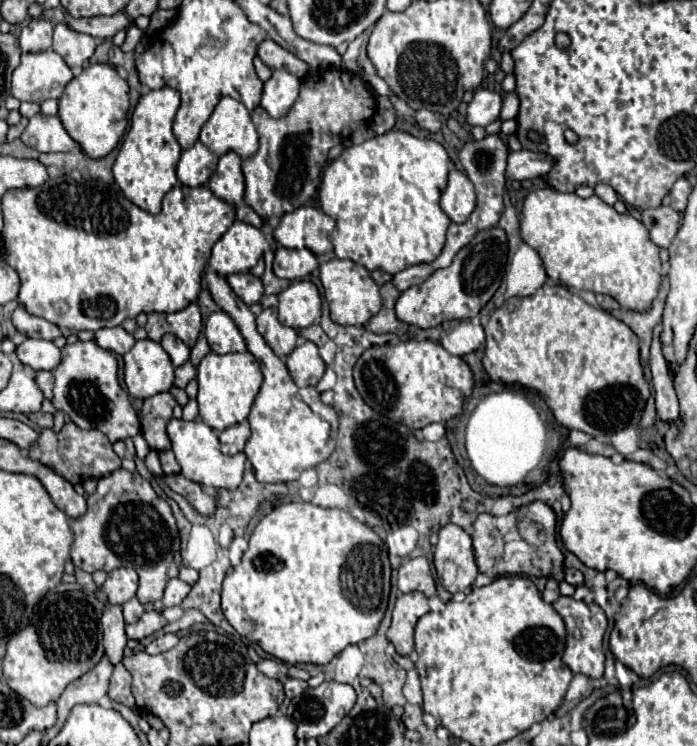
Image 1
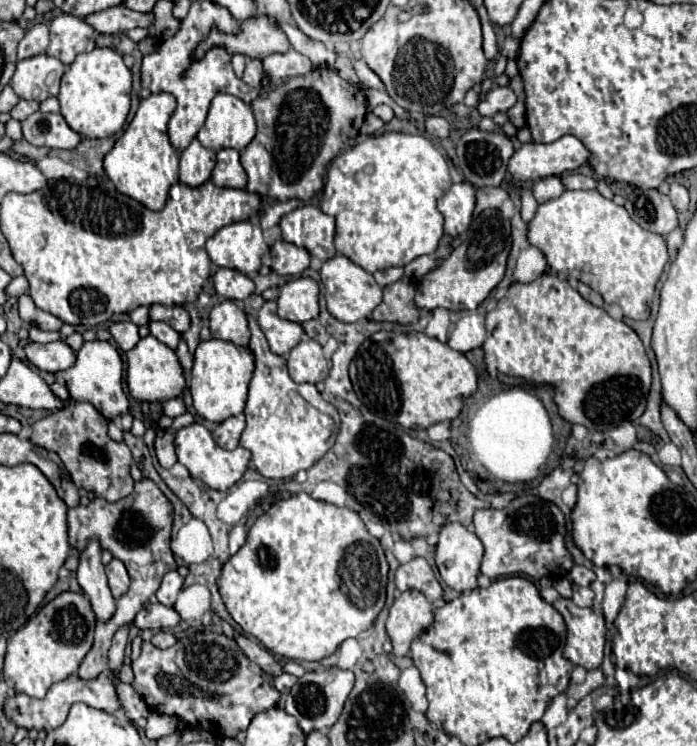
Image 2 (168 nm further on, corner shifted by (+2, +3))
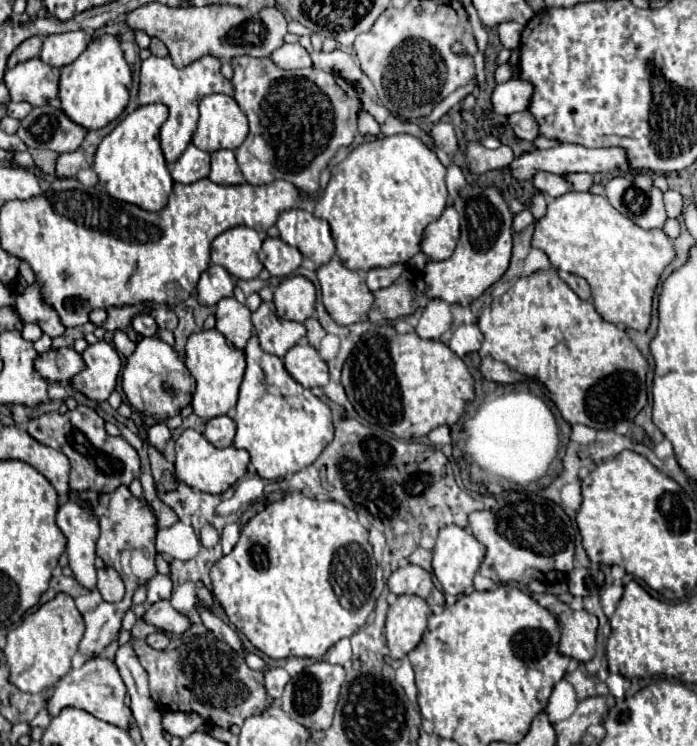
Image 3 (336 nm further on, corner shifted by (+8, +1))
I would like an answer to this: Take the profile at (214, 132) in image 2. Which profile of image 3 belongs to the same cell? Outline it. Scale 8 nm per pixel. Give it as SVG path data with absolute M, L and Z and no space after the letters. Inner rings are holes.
M208 95L200 101L200 121L192 143L202 151L238 149L248 135L248 119L228 95Z

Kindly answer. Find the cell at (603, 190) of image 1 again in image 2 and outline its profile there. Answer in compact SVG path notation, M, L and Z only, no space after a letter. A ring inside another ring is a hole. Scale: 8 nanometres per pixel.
M570 173L560 177L564 189L596 189L596 179L594 177L586 177L580 173Z

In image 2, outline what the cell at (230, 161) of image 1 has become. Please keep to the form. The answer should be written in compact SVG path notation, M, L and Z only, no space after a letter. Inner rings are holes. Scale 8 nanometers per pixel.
M222 149L216 155L216 167L212 171L212 183L218 187L246 187L246 171L240 165L240 153L236 149Z

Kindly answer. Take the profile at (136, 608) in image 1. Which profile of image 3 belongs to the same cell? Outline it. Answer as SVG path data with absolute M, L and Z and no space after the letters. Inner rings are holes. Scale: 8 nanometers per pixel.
M92 657L88 659L80 669L72 669L68 671L48 693L46 699L46 711L50 717L58 717L60 711L64 707L76 707L76 709L84 709L88 713L92 713L94 717L118 725L122 729L128 729L128 721L130 721L130 711L124 705L124 697L126 697L126 685L120 677L120 671L114 663L114 659L106 659L106 657Z

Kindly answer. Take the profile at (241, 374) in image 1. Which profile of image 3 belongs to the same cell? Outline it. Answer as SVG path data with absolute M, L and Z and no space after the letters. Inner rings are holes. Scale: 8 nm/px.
M216 329L200 331L196 335L188 337L186 343L186 359L184 359L188 371L196 379L196 389L192 395L192 409L198 417L204 421L226 415L230 409L236 407L238 389L244 377L246 369L246 357L240 349L230 345L224 335L220 335Z

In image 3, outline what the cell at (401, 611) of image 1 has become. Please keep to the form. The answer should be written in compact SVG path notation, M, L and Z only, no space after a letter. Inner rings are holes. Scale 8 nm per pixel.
M400 595L386 613L386 641L392 659L404 659L422 639L430 607L418 595Z

